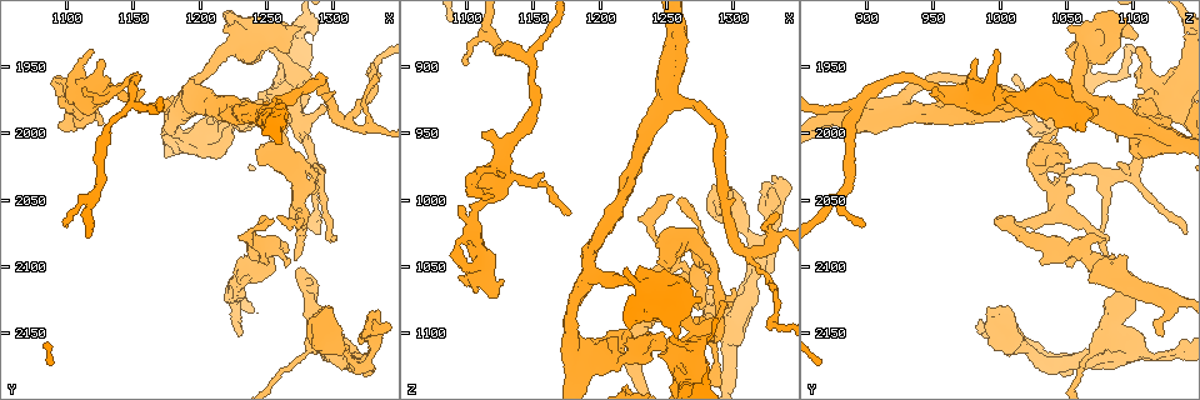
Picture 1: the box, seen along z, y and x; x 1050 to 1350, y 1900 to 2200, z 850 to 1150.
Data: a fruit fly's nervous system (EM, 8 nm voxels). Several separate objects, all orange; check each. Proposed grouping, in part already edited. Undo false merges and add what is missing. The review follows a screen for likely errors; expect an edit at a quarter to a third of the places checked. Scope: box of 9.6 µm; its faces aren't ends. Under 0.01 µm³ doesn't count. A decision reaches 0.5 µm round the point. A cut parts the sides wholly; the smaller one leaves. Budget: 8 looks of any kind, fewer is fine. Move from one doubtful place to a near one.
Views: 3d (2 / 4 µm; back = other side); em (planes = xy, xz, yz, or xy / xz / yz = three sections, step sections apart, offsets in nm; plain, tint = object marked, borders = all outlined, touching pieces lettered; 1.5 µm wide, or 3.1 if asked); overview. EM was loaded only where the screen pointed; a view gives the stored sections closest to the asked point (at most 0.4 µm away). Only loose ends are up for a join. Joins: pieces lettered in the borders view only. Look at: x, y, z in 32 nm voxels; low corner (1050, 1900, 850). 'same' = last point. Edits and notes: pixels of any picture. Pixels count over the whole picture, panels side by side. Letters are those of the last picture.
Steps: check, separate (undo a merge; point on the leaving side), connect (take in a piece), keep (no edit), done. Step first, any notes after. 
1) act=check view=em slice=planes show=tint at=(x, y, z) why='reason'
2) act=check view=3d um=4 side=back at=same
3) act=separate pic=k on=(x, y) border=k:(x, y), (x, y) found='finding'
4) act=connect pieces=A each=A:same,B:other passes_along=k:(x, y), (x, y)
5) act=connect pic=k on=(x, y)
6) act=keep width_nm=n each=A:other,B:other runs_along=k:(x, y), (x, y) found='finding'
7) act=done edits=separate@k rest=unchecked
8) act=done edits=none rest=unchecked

act=check view=3d um=4 at=(1292, 2138, 1002)

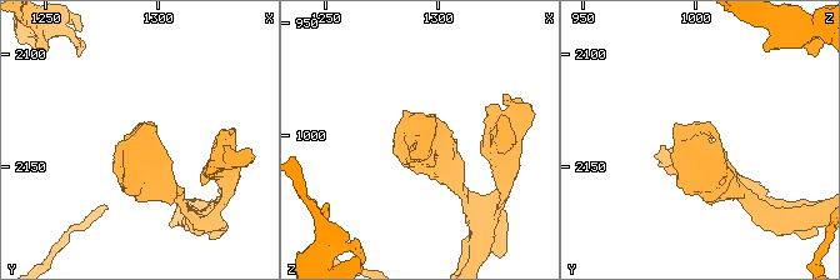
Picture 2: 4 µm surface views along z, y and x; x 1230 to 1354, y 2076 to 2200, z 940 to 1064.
act=check view=em slice=planes show=borders at=(1294, 2136, 999)

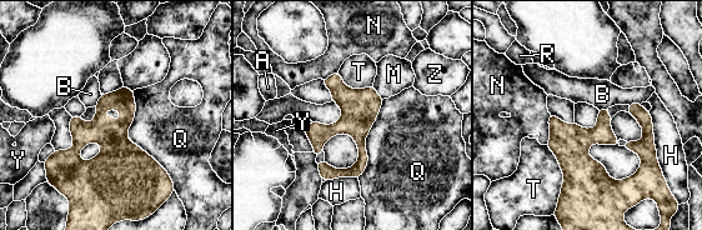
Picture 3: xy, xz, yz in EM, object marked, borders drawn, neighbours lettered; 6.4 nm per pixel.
act=keep each=A:other,B:other,H:other,M:other,N:other,Q:other,R:other,T:other,Y:other,Z:other border=3:(133, 90), (128, 138), (173, 183) found='one neuron here'

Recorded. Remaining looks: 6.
act=check view=3d um=2 at=(1282, 2122, 1088) why='sudden change in width'

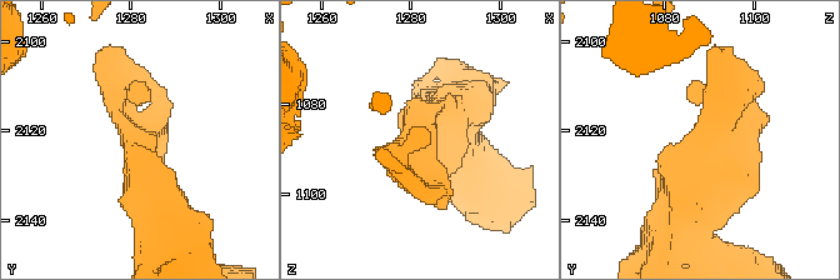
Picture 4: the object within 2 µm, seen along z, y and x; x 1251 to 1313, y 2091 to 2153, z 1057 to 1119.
act=check view=em slice=planes show=borders at=(1282, 2124, 1087)

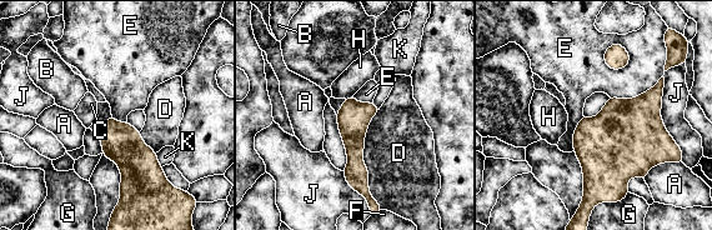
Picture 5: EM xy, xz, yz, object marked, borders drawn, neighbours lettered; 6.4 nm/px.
act=keep each=A:other,B:other,C:other,D:other,E:other,F:other,G:other,H:other,J:other,K:other found='one neuron here'

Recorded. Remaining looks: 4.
act=check view=em slice=planes show=tint at=(1230, 2152, 1122) why='an open end'

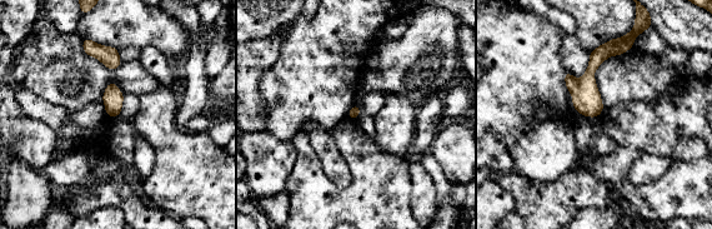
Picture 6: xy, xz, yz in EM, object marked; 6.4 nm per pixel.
act=check view=em slice=planes show=borders at=same why='what lies round it'

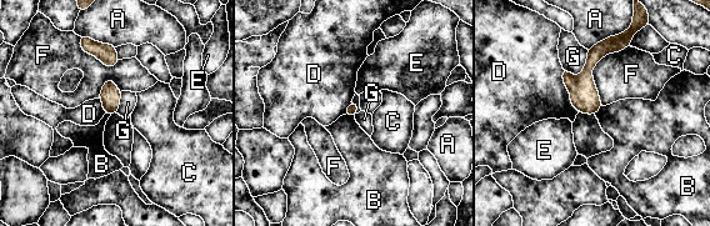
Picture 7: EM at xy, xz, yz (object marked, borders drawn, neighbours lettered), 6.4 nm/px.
act=keep each=A:other,B:other,C:other,D:other,E:other,F:other,G:other runs_along=7:(613, 41), (590, 63), (580, 109) found='none of them fits'

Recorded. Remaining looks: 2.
act=done edits=none rest=unchecked

